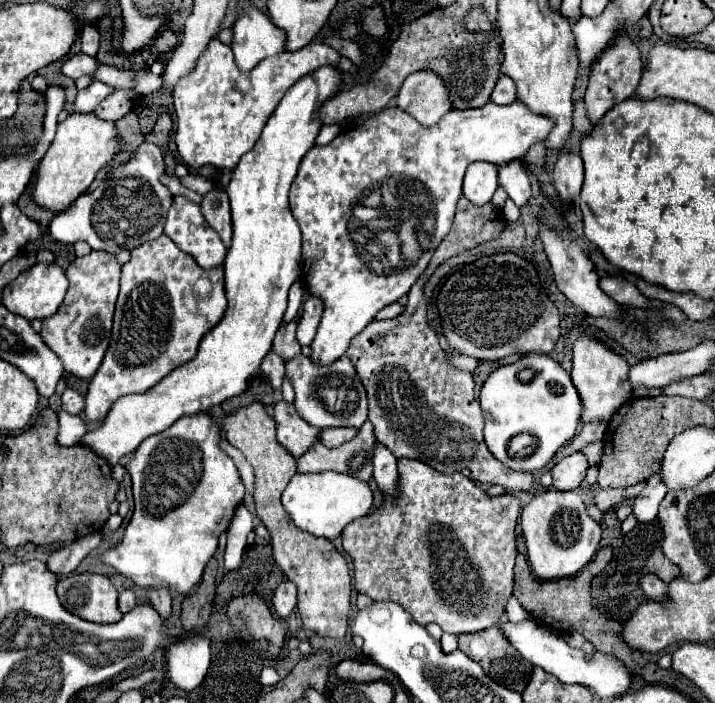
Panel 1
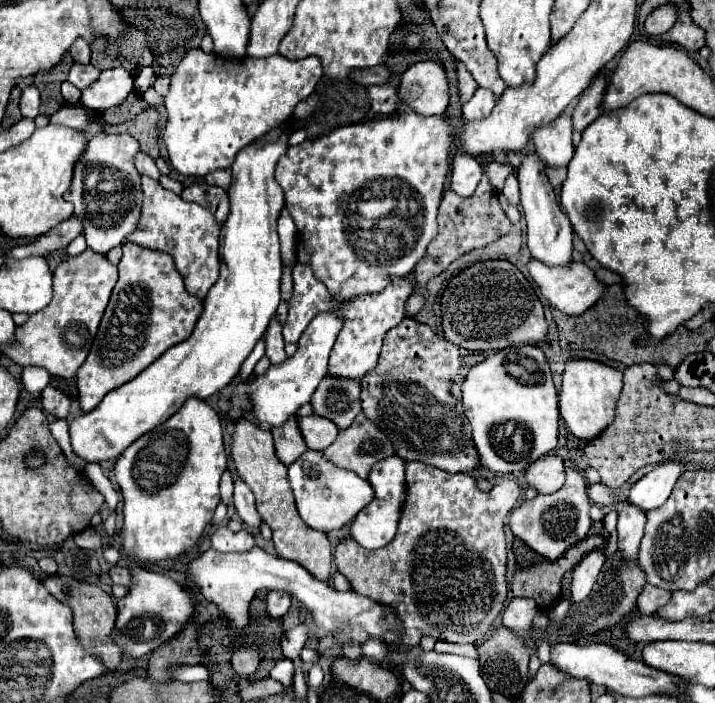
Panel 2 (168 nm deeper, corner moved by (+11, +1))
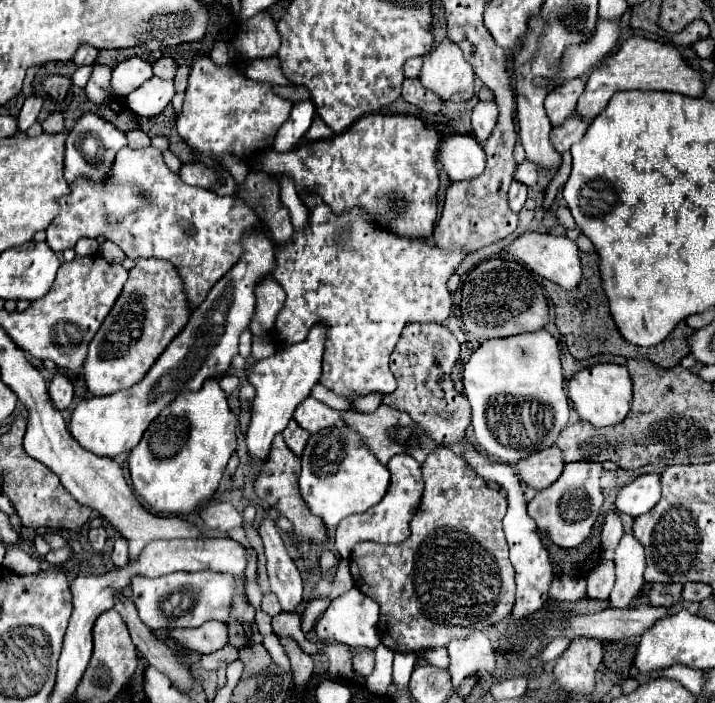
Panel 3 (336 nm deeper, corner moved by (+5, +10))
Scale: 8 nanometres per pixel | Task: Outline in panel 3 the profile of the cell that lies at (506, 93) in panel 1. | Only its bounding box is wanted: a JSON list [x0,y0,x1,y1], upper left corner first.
[472,101,498,143]

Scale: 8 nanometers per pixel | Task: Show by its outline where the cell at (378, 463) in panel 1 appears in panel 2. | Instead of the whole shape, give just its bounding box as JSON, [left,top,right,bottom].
[350,456,406,550]

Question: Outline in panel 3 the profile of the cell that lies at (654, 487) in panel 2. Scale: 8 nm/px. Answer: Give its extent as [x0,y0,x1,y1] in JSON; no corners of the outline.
[616,473,662,517]

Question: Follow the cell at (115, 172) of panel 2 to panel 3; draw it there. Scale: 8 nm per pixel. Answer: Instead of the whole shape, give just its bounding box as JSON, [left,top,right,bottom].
[64,113,126,185]

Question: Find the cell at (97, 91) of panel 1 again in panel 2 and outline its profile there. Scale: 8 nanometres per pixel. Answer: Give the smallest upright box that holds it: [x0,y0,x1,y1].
[82,68,132,110]

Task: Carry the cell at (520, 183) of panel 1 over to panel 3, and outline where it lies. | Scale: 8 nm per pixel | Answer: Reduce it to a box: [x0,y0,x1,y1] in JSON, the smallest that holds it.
[508,179,528,213]

